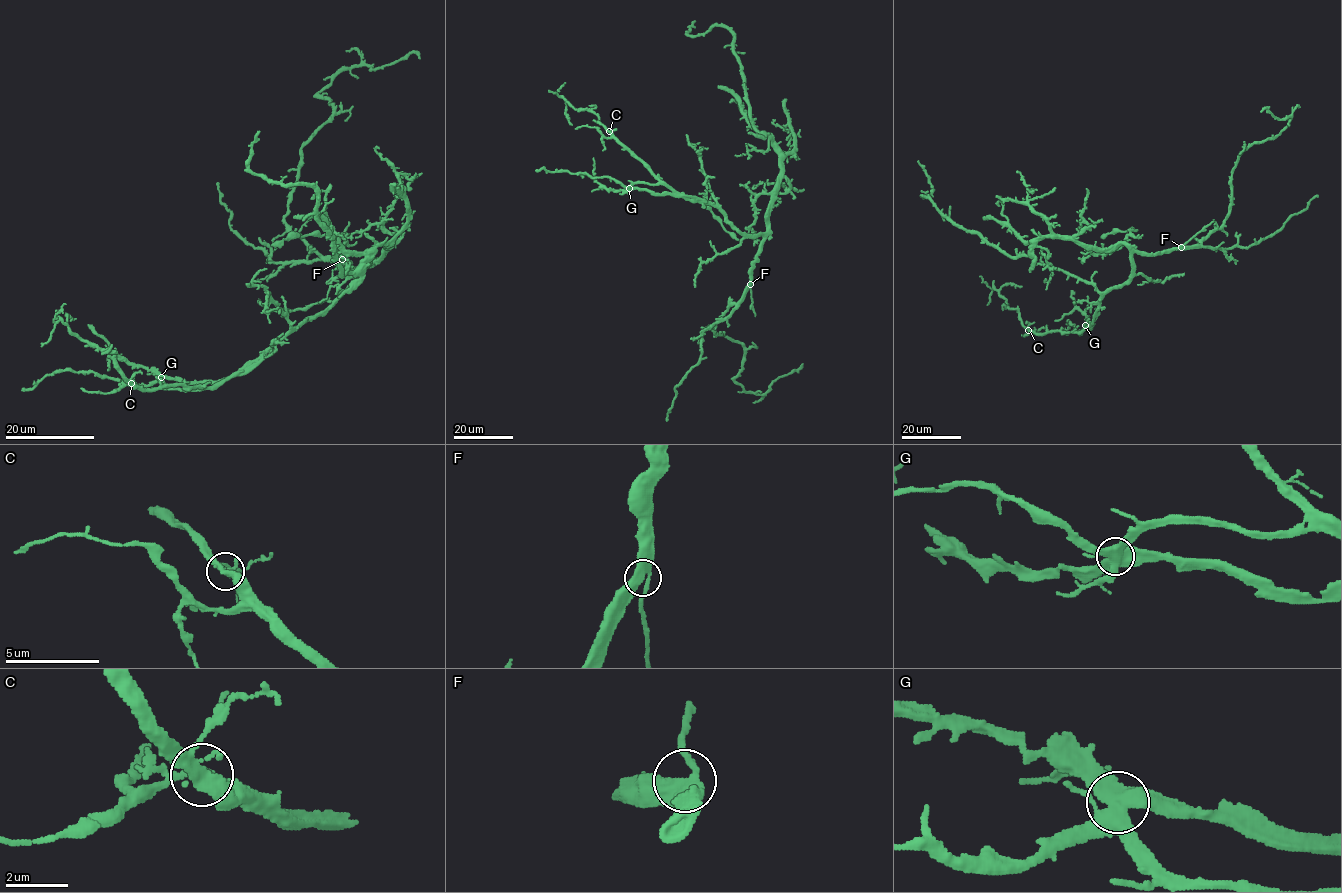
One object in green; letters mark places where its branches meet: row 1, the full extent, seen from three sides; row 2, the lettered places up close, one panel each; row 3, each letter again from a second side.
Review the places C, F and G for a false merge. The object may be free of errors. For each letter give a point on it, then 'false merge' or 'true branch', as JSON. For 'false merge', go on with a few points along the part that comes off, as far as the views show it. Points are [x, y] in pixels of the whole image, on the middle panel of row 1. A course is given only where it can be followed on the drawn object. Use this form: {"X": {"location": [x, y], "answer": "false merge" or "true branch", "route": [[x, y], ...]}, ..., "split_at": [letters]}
{"C": {"location": [609, 131], "answer": "true branch"}, "F": {"location": [750, 284], "answer": "true branch"}, "G": {"location": [629, 188], "answer": "false merge", "route": [[629, 188], [691, 195], [698, 197], [704, 208]]}, "split_at": ["G"]}

